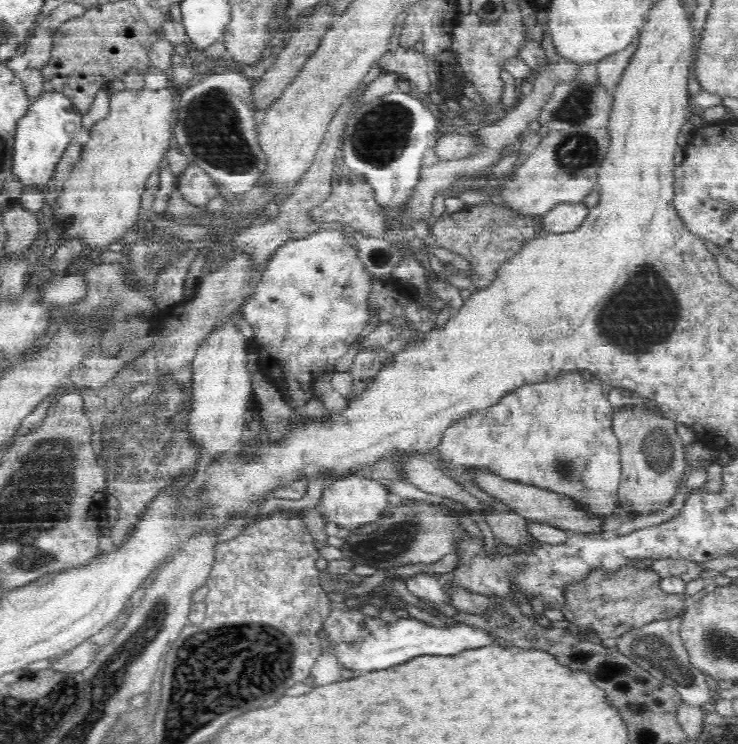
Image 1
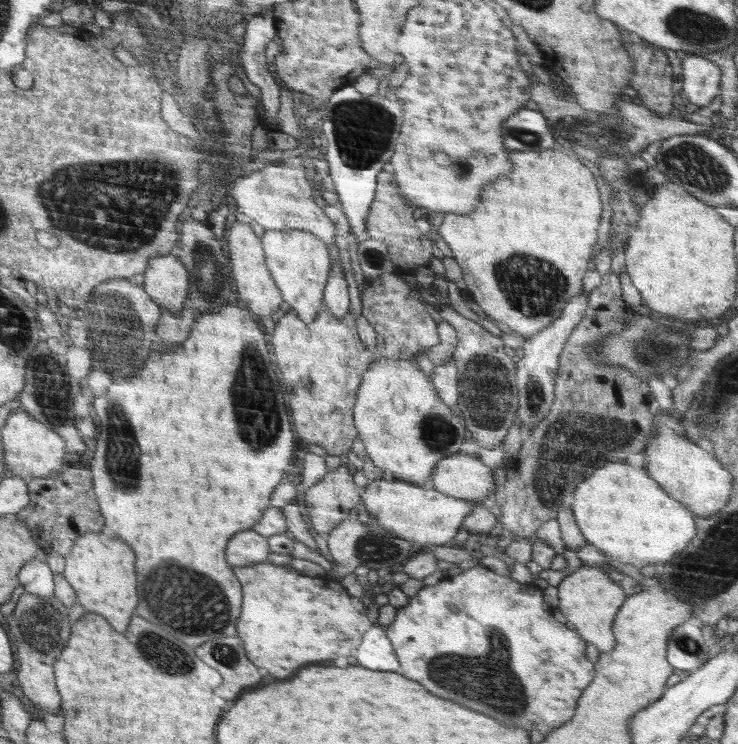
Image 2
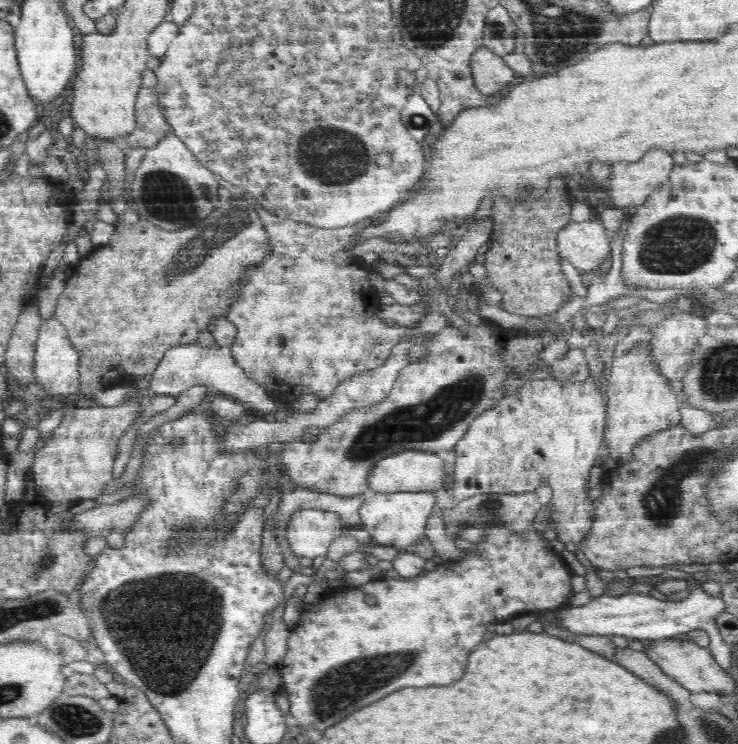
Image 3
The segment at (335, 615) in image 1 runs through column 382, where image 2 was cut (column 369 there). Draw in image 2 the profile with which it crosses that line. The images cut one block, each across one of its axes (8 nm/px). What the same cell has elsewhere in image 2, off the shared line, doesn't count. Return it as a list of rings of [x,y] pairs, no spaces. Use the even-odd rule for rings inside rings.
[[[268,561],[252,563],[245,567],[235,566],[234,569],[235,575],[240,576],[240,584],[244,584],[244,616],[239,616],[238,636],[248,644],[248,660],[260,668],[266,668],[276,678],[290,678],[294,676],[294,670],[306,664],[334,660],[338,656],[352,656],[362,636],[372,626],[366,615],[358,614],[358,610],[352,606],[350,596],[346,596],[346,590],[342,592],[339,582],[328,580],[329,585],[326,588],[327,580],[324,580],[323,574],[322,578],[321,574],[310,577],[300,574],[290,565],[278,566]]]

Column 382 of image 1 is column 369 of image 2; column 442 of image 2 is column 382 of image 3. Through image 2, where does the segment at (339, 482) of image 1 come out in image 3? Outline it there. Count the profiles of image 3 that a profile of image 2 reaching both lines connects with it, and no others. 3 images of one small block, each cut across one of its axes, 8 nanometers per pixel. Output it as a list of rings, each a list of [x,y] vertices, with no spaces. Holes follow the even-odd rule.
[[[378,492],[370,493],[360,506],[360,519],[375,544],[404,550],[425,534],[432,508],[436,506],[436,496],[432,492]]]

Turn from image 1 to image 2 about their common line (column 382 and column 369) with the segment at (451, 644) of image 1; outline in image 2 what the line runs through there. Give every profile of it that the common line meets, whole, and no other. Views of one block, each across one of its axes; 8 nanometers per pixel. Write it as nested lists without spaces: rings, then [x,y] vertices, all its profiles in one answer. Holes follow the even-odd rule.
[[[381,624],[372,627],[366,634],[368,636],[364,636],[364,644],[360,644],[360,652],[356,652],[358,664],[372,670],[397,672],[399,662]]]

